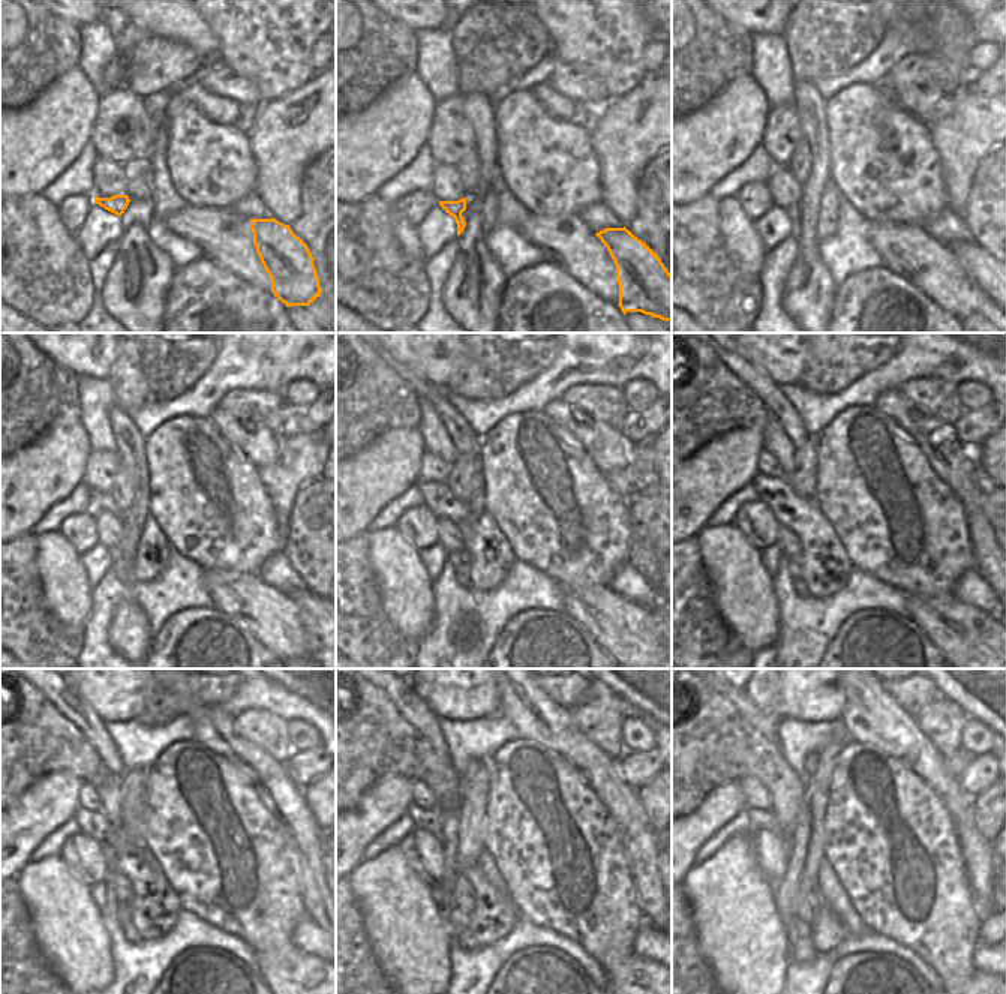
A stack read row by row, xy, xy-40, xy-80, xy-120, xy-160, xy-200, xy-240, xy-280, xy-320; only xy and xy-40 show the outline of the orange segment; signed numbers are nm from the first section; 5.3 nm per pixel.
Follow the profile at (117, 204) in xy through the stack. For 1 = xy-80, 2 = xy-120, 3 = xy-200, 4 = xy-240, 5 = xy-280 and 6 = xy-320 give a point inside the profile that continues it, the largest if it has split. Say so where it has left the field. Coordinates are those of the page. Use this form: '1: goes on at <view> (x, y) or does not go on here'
1: goes on at xy-80 (793, 212)
2: goes on at xy-120 (125, 576)
3: goes on at xy-200 (795, 567)
4: goes on at xy-240 (125, 916)
5: goes on at xy-280 (459, 921)
6: goes on at xy-320 (796, 930)

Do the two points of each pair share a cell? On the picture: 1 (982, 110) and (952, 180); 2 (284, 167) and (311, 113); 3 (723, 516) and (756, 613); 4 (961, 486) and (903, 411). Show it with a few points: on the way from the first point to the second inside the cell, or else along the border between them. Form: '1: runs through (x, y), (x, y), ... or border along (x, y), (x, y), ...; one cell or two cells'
1: runs through (973, 128), (961, 141), (960, 162); one cell
2: runs through (284, 153), (284, 143), (300, 126); one cell
3: border along (732, 520), (706, 528); two cells
4: runs through (957, 467), (945, 453), (942, 444), (922, 431); one cell

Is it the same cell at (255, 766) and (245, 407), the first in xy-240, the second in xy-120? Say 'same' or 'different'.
different

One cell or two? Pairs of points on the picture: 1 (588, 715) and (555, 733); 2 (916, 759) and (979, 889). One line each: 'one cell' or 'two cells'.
1: two cells
2: one cell

